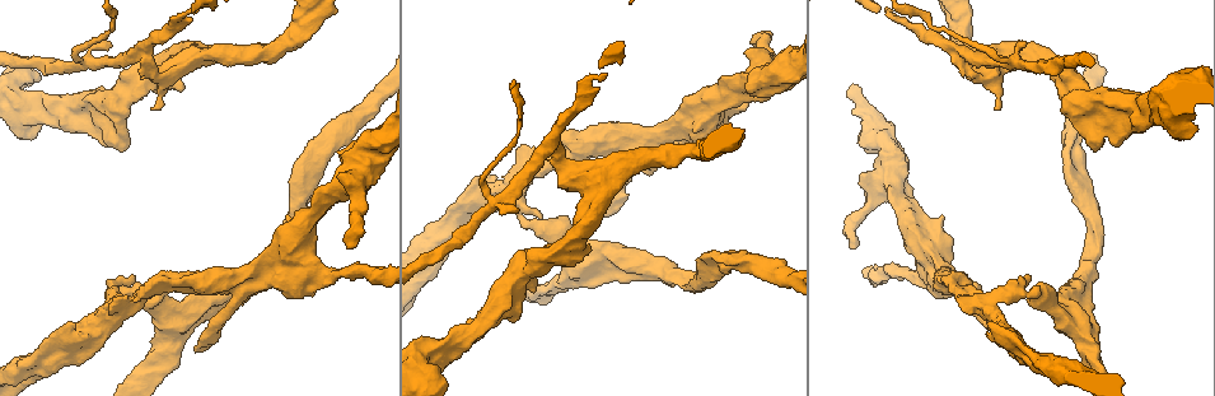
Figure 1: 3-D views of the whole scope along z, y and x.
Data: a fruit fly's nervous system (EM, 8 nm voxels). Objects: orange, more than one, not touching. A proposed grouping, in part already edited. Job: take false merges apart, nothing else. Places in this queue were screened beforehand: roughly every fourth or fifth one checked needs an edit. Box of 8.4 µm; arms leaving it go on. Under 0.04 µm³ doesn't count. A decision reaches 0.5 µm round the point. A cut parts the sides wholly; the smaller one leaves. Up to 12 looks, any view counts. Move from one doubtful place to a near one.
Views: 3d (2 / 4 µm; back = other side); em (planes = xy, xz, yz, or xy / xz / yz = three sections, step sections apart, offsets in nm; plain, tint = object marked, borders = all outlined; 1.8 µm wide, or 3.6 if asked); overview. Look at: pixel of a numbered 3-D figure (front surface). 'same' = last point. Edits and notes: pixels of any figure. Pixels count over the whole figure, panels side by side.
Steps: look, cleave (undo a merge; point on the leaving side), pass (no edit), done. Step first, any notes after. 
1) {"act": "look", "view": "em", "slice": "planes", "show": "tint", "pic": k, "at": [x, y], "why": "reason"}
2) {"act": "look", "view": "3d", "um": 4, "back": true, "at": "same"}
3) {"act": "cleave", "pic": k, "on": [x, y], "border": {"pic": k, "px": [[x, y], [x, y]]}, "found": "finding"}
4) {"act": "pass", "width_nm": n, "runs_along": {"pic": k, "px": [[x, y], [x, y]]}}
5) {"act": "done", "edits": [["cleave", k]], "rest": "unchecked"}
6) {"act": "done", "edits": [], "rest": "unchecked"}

{"act": "look", "view": "em", "slice": "planes", "show": "tint", "pic": 1, "at": [1094, 354], "why": "thick turns thin"}

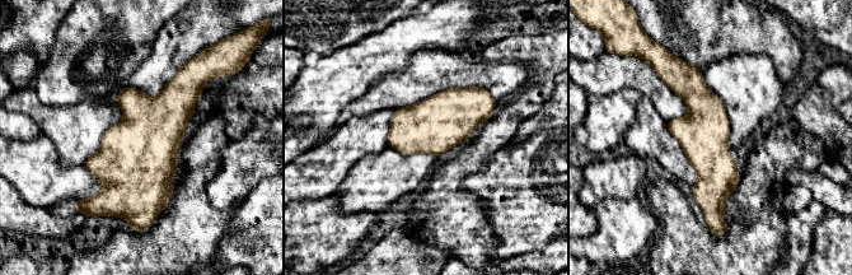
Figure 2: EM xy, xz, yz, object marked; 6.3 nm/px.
{"act": "pass", "found": "one neuron here"}

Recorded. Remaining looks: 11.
{"act": "look", "view": "em", "um": 3.6, "slice": "yz", "step": 8, "show": "borders", "pic": 1, "at": [892, 187], "why": "side arm on a straight run"}

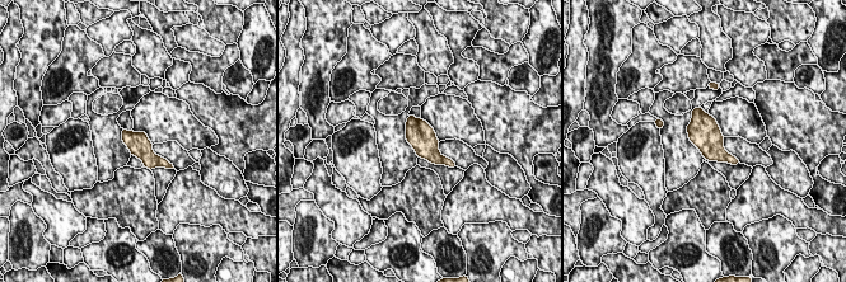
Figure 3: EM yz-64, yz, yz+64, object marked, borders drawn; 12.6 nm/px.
{"act": "pass", "width_nm": 280, "found": "continuous, no second neuron"}

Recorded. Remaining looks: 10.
{"act": "look", "view": "em", "um": 3.6, "slice": "planes", "show": "tint", "pic": 1, "at": [299, 265], "why": "arms run side by side"}

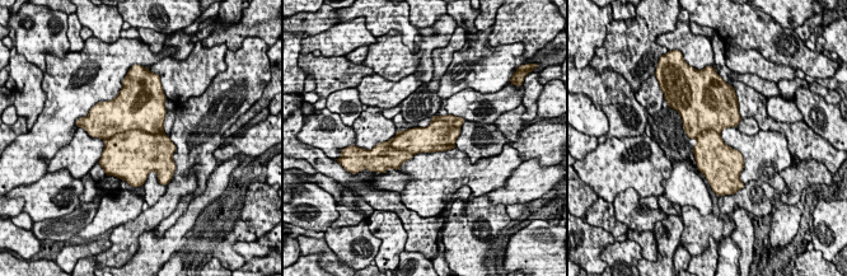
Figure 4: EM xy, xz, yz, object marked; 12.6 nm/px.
{"act": "cleave", "pic": 4, "on": [136, 148], "width_nm": 360, "border": {"pic": 4, "px": [[163, 134], [127, 130], [106, 141]]}, "found": "two neurons meet here"}

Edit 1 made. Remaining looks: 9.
{"act": "look", "view": "em", "slice": "yz", "step": 8, "show": "tint", "pic": 1, "at": [115, 306], "why": "abrupt turn"}

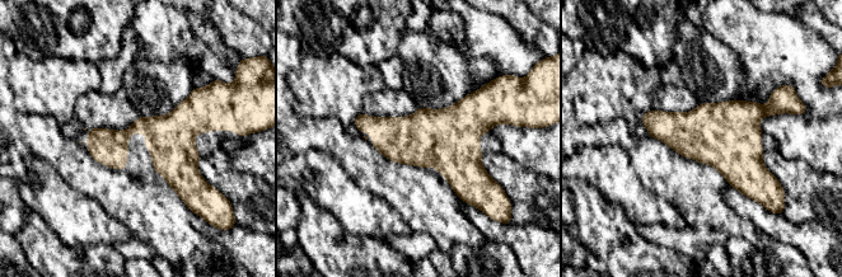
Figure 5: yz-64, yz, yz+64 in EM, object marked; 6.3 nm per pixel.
{"act": "look", "view": "em", "slice": "planes", "show": "tint", "at": "same"}

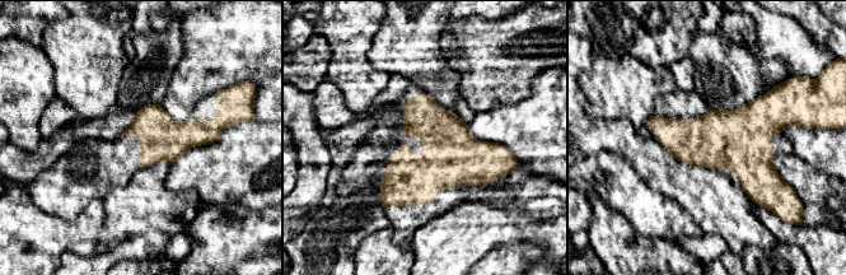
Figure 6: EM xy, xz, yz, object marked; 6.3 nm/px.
{"act": "pass", "found": "continuous, no second neuron"}

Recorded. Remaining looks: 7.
{"act": "look", "view": "em", "slice": "xy", "step": 4, "show": "tint", "pic": 1, "at": [957, 56], "why": "two arms in line, one across"}

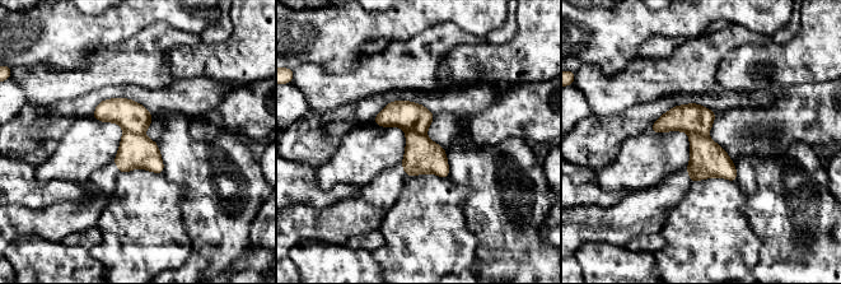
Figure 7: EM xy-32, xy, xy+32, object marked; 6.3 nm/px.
{"act": "look", "view": "em", "slice": "planes", "show": "tint", "at": "same"}

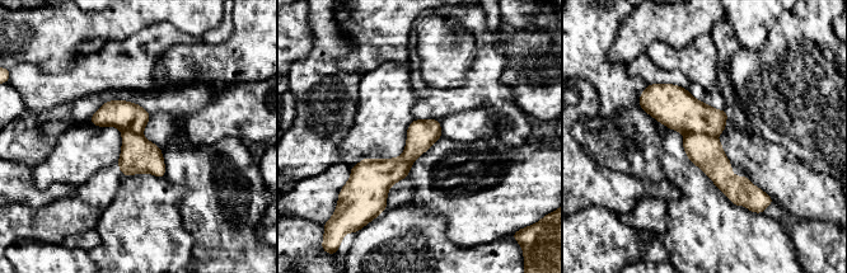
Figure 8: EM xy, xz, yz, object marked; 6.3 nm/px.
{"act": "cleave", "pic": 8, "on": [672, 106], "border": {"pic": 8, "px": [[684, 133], [706, 132], [714, 136]]}, "found": "a second neuron is stuck on"}

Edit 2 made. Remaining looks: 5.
{"act": "done", "edits": [["cleave", 4], ["cleave", 8]], "rest": "unchecked"}

